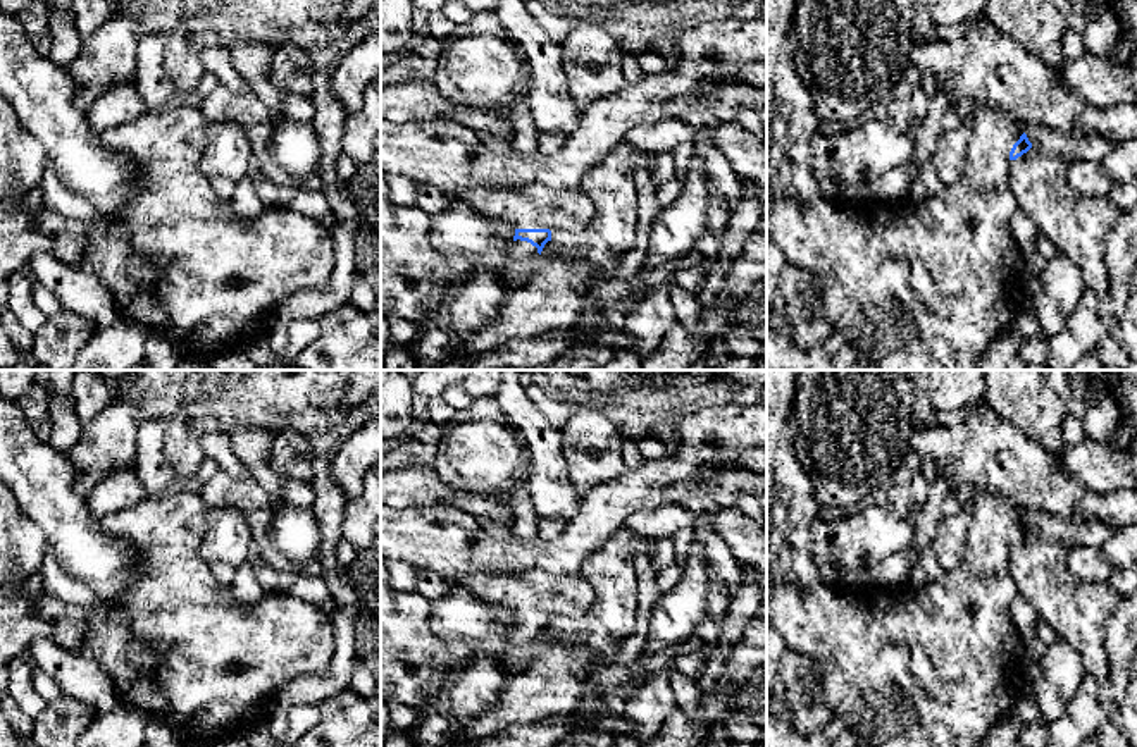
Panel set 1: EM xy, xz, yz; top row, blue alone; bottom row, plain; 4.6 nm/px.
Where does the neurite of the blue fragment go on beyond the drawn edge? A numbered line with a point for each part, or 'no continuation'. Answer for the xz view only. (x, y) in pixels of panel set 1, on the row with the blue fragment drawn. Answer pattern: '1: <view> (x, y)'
1: xz (534, 205)
2: xz (521, 257)

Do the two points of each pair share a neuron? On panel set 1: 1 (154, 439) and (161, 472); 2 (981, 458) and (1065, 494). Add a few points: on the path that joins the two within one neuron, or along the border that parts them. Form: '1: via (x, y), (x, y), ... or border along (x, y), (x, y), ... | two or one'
1: via (154, 448), (154, 465) | one
2: via (1001, 472), (1025, 472), (1044, 486) | one

